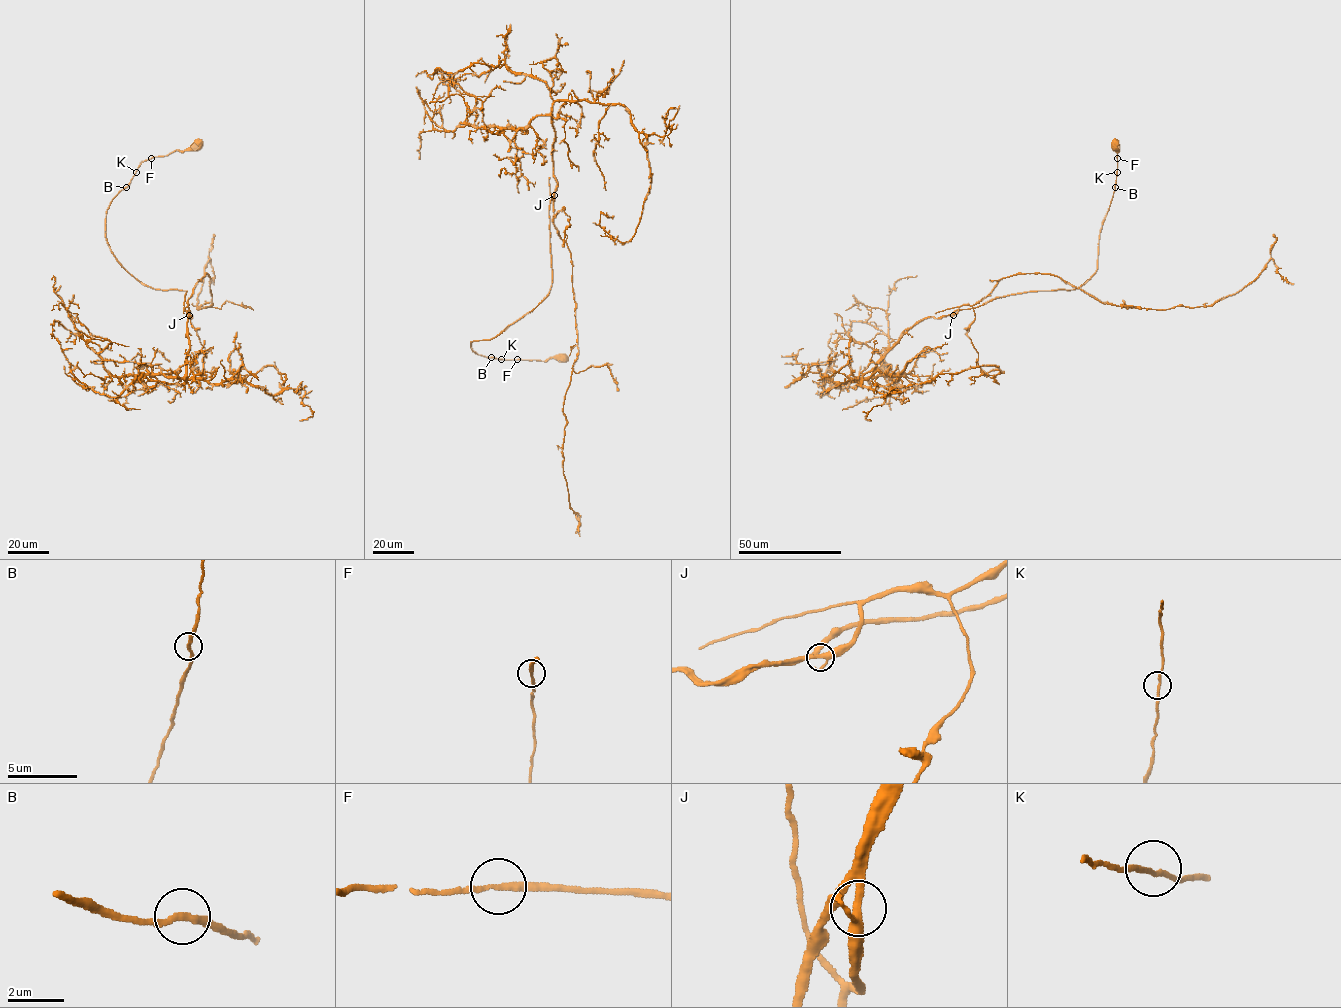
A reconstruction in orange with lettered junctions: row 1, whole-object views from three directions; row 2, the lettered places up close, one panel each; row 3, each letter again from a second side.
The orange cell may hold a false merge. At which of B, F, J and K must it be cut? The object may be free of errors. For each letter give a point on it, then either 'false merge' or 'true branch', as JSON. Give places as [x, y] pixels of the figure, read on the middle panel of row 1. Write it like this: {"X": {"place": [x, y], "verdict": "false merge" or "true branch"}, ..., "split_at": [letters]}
{"B": {"place": [491, 357], "verdict": "true branch"}, "F": {"place": [517, 359], "verdict": "true branch"}, "J": {"place": [554, 195], "verdict": "true branch"}, "K": {"place": [501, 359], "verdict": "true branch"}, "split_at": []}

